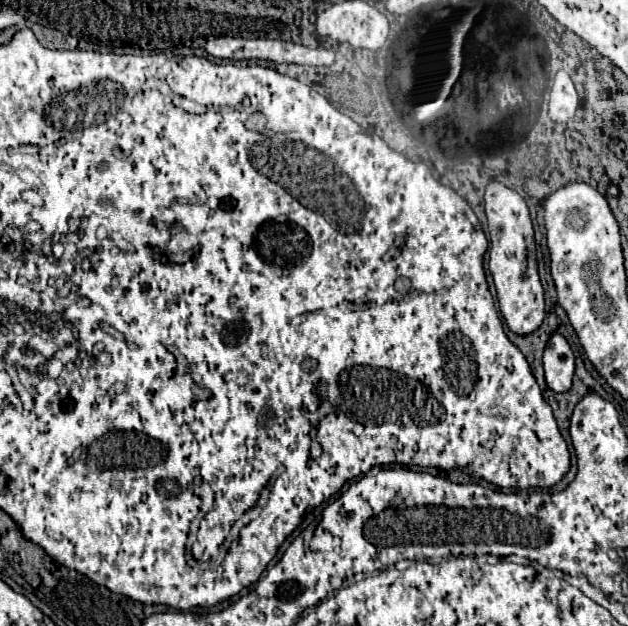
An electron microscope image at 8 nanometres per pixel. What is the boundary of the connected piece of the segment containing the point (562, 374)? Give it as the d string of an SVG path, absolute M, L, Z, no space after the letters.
M551 335L545 353L543 353L543 369L545 381L551 391L565 393L571 389L573 373L575 373L575 357L563 335Z

